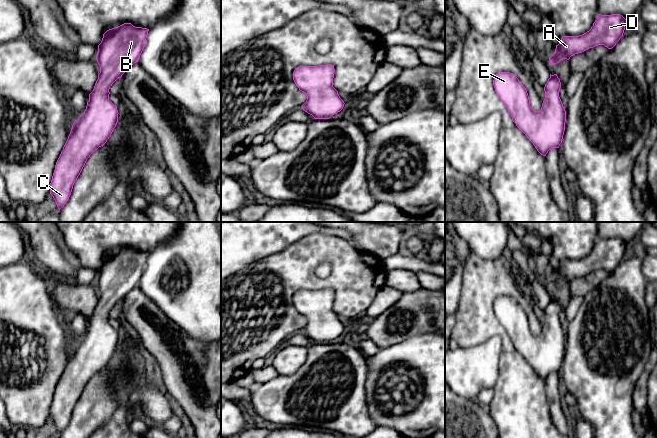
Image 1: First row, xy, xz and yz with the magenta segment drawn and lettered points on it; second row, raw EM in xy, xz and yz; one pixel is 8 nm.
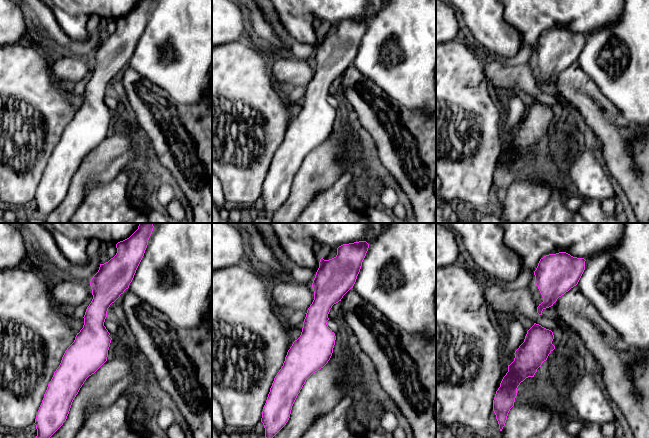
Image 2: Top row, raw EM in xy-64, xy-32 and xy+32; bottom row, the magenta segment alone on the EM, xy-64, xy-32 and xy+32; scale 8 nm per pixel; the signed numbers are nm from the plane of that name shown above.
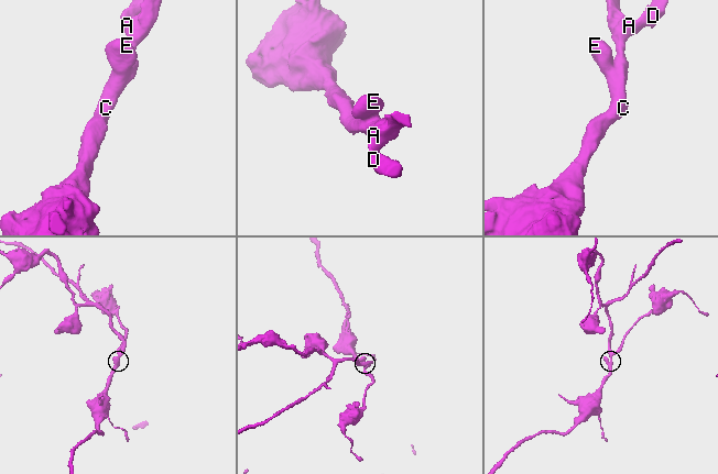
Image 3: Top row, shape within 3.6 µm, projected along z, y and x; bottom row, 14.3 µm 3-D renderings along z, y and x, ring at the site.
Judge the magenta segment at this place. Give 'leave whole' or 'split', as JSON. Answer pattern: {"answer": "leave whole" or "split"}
{"answer": "leave whole"}

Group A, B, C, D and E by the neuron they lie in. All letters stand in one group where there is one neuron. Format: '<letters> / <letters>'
A B C D E

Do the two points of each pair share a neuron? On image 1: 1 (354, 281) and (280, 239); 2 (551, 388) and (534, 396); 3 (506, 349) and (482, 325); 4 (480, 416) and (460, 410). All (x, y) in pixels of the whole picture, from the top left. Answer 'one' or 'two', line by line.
1: two
2: two
3: one
4: one

